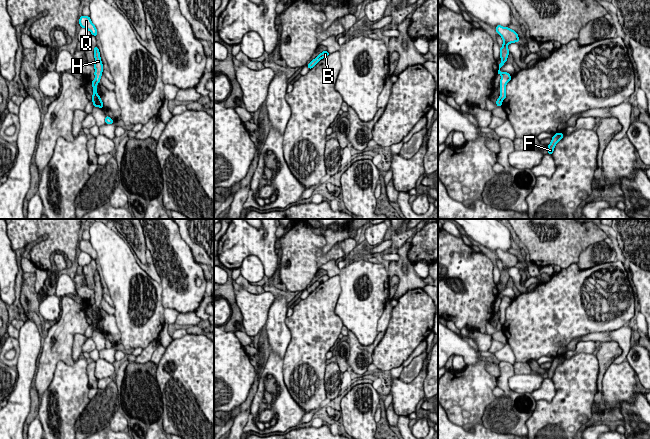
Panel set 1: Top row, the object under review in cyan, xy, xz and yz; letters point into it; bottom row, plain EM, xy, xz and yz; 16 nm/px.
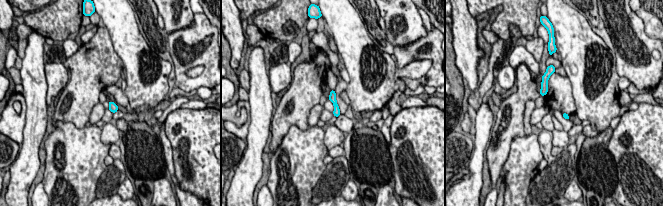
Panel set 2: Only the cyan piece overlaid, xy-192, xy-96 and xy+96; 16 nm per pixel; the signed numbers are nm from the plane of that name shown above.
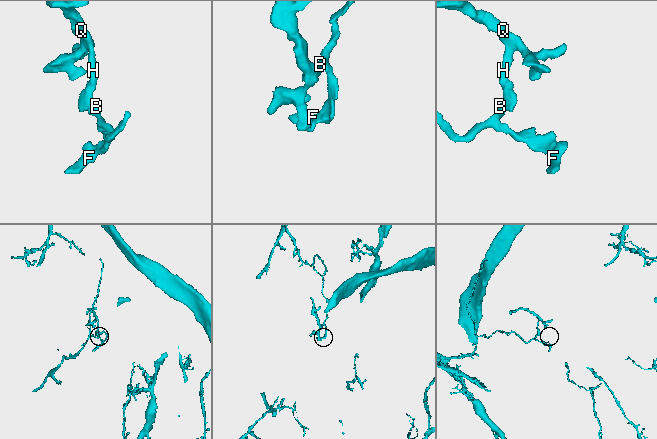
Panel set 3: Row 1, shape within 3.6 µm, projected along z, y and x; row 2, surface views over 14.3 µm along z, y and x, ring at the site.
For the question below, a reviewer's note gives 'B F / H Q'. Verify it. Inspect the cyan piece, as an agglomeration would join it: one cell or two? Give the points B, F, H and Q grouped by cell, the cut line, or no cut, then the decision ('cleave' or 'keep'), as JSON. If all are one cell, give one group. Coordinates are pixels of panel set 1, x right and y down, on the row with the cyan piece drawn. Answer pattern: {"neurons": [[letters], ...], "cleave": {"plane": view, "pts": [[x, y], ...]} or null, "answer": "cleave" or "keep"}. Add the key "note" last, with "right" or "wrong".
{"neurons": [["B", "F"], ["H", "Q"]], "cleave": {"plane": "xy", "pts": [[97, 94], [92, 101]]}, "answer": "cleave", "note": "right"}

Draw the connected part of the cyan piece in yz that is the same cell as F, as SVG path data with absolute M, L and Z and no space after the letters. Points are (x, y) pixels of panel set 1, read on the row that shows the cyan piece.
M556 133L551 140L551 143L548 145L548 154L552 155L554 148L556 144L558 143L559 140L563 138L564 134L563 133Z

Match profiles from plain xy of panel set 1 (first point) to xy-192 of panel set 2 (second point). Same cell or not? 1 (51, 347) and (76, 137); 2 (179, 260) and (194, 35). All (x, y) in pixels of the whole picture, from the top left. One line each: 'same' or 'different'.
1: different
2: different

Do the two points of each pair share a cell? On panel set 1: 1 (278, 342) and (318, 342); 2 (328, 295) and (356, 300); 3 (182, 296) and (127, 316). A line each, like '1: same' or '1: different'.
1: different
2: different
3: different

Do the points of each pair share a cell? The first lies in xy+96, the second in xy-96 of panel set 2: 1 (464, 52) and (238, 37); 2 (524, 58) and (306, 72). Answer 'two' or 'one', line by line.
1: one
2: two

